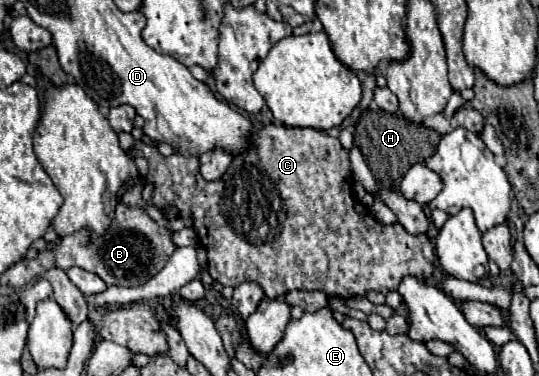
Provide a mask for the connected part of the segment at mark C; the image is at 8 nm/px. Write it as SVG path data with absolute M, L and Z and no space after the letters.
M266 126L262 128L256 136L254 136L254 146L246 152L246 154L238 154L234 156L228 172L224 174L222 180L216 180L216 182L206 182L200 174L200 168L198 168L198 158L196 156L182 156L182 154L172 154L172 156L162 156L154 146L148 146L144 144L142 140L138 140L138 144L134 144L134 148L128 150L128 156L144 156L148 160L148 176L146 180L154 184L154 206L156 208L166 208L166 206L176 206L180 210L182 216L192 216L194 218L194 230L198 234L198 240L200 244L206 248L208 252L208 270L210 270L210 276L214 280L218 280L220 284L224 286L240 286L242 282L256 282L260 284L260 288L264 290L264 294L268 298L278 298L282 296L284 292L288 290L320 290L324 292L326 296L330 298L342 298L342 300L348 300L348 298L354 298L354 296L366 296L366 292L370 290L376 290L376 292L382 292L382 294L388 294L390 290L396 290L398 284L402 282L402 278L406 276L414 276L418 280L428 280L434 272L434 260L436 260L436 254L434 254L434 248L432 248L432 242L428 242L428 236L426 234L408 234L400 224L390 224L390 226L384 226L384 224L376 224L376 218L364 208L364 240L360 236L360 228L362 228L362 204L352 196L352 170L350 170L350 160L348 160L348 150L342 148L340 140L338 138L332 138L328 134L324 134L322 130L314 130L314 128L286 128L286 126Z

